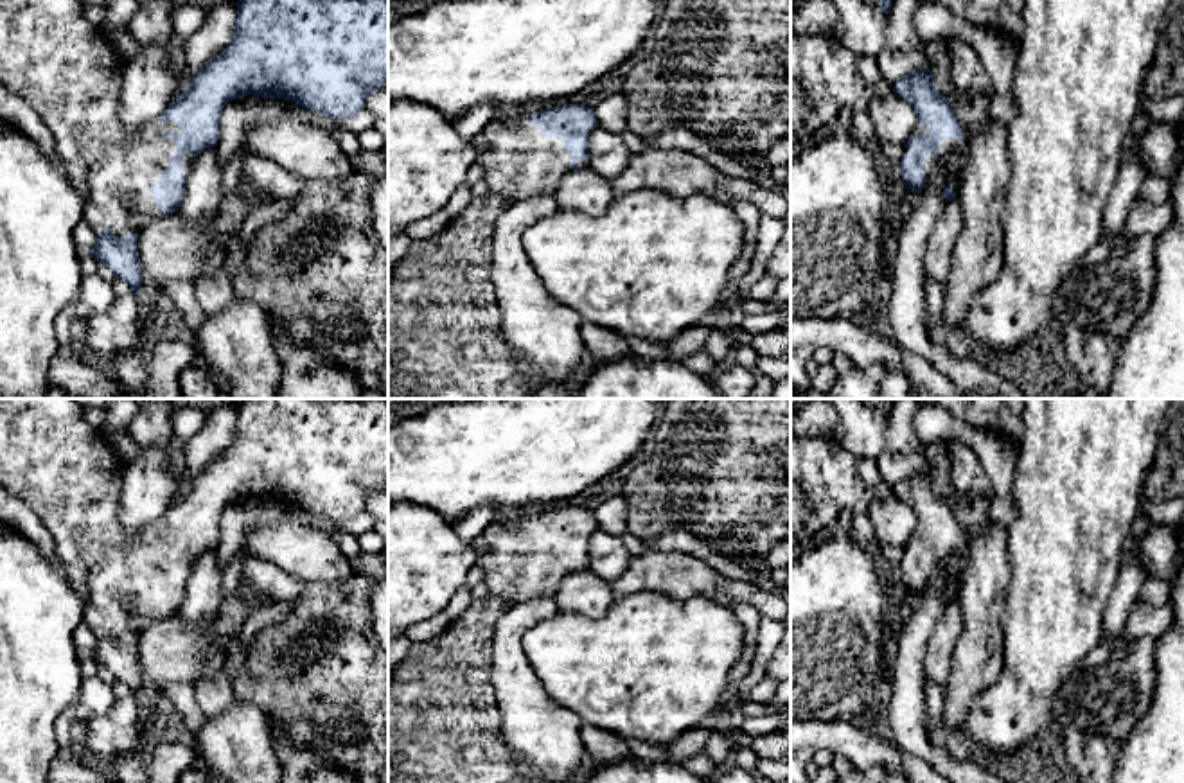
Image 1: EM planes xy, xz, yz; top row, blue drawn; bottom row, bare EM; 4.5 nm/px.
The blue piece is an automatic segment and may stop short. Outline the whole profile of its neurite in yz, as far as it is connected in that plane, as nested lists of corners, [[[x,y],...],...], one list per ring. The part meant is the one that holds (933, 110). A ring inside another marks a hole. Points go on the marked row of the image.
[[[932,72],[907,74],[893,84],[893,92],[907,101],[918,117],[898,162],[906,189],[918,194],[943,169],[952,176],[963,172],[968,158],[961,158],[956,149],[961,145],[965,131],[952,102],[936,92]]]

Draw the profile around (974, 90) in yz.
[[[958,36],[949,38],[950,77],[956,88],[952,110],[965,131],[965,138],[956,153],[961,158],[970,156],[970,145],[983,122],[988,119],[990,99],[995,95],[974,48]]]

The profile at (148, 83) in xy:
[[[138,43],[138,52],[122,68],[120,122],[137,131],[169,108],[178,74],[169,68],[169,45]]]

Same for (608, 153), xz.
[[[602,126],[591,131],[589,169],[596,174],[613,180],[629,165],[631,156],[622,135],[607,131]]]

